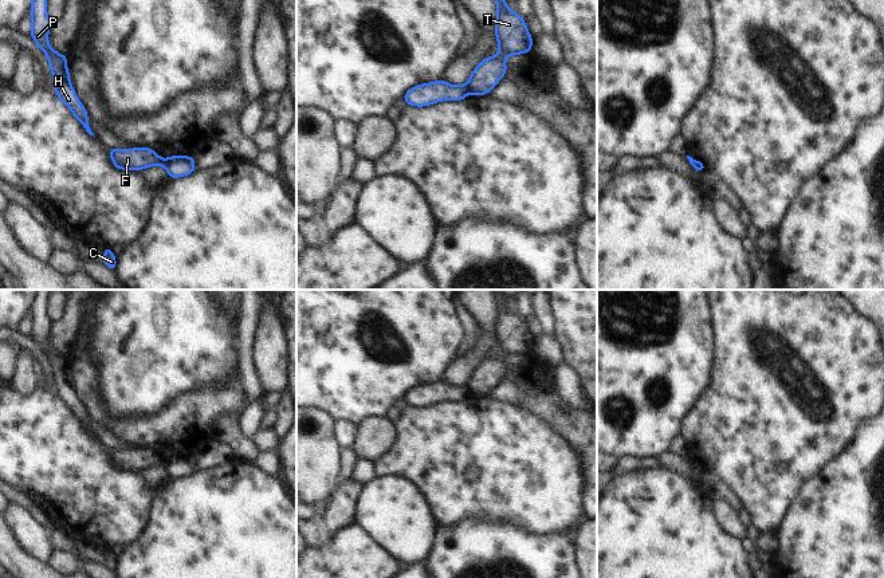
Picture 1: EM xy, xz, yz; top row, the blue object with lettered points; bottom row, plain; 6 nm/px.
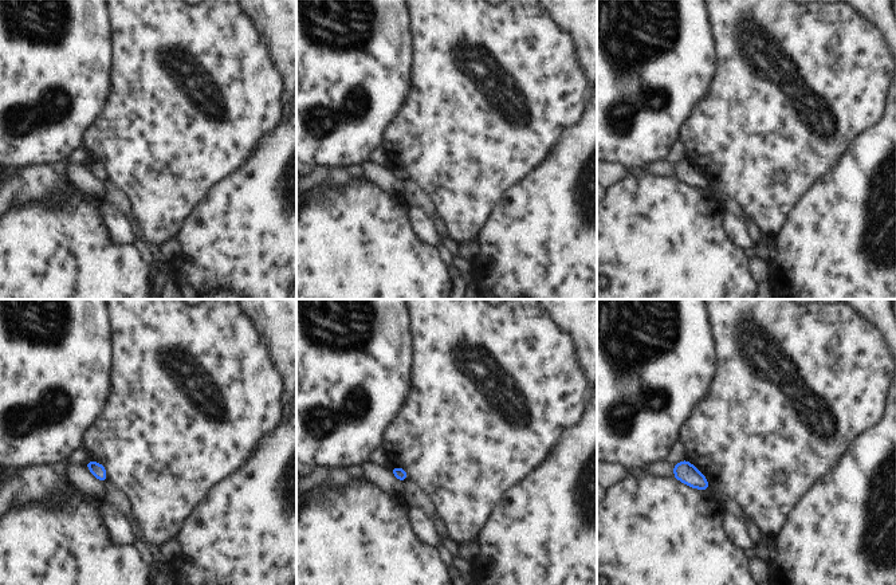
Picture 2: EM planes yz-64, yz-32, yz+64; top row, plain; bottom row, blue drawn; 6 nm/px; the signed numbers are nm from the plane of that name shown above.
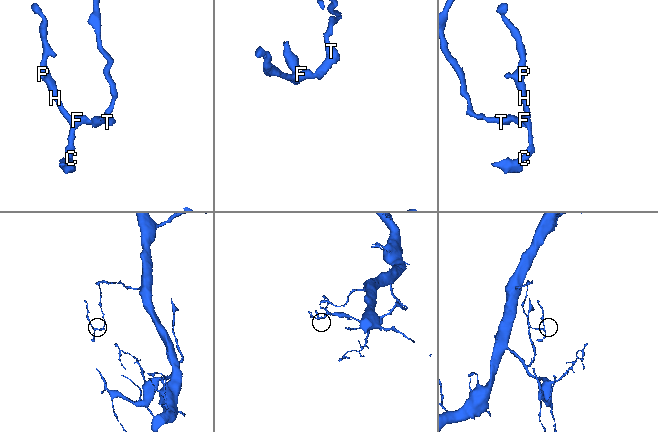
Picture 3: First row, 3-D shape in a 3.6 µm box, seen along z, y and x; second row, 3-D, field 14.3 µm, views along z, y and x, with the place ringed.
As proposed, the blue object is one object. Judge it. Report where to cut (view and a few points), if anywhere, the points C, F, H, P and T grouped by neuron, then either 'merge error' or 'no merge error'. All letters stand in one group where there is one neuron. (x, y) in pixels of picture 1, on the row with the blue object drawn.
cut in xy along (164, 160), (165, 166); C F H P / T; merge error

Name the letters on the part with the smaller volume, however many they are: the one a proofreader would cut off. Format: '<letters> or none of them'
C, F, H, P.

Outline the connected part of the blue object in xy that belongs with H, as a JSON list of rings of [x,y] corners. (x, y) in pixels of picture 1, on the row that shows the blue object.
[[[32,0],[31,5],[31,32],[30,36],[46,54],[54,80],[56,97],[70,109],[72,115],[83,125],[90,135],[94,135],[89,126],[89,114],[71,84],[67,68],[67,55],[56,52],[48,43],[48,32],[52,25],[47,15],[47,0]]]

